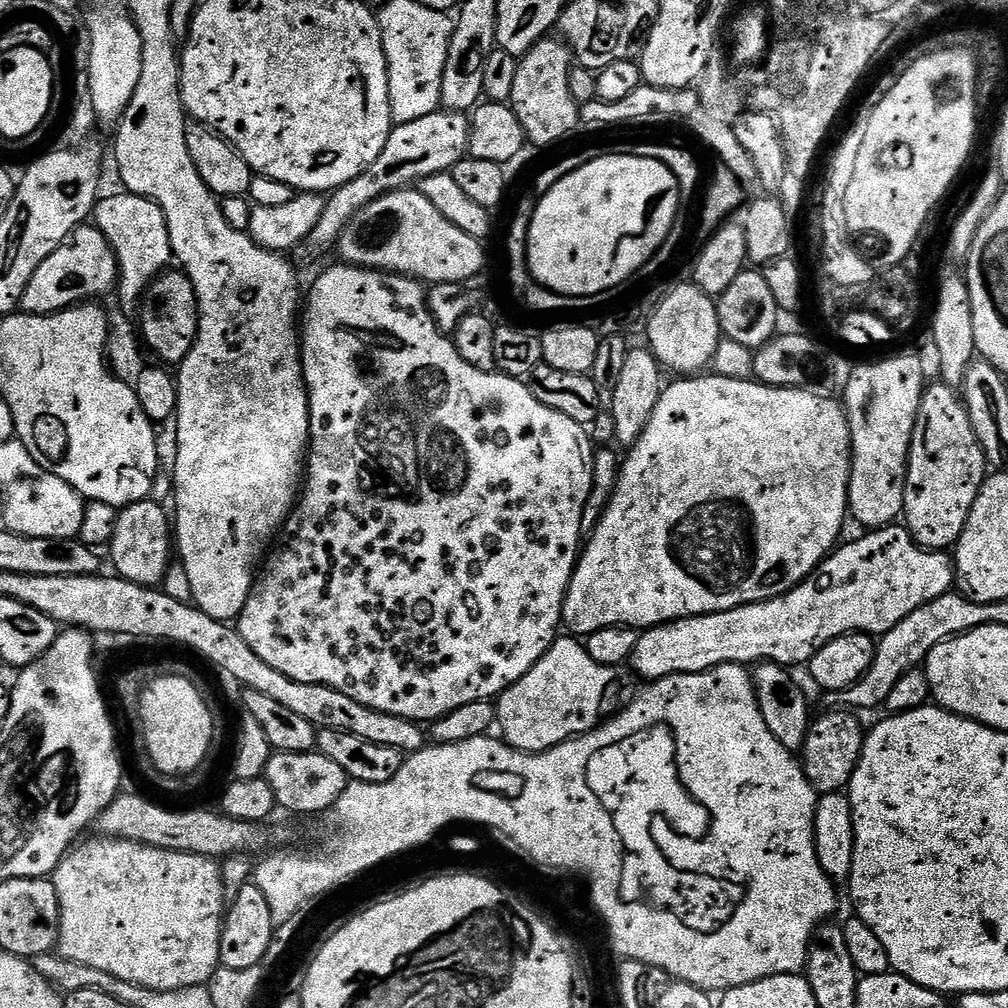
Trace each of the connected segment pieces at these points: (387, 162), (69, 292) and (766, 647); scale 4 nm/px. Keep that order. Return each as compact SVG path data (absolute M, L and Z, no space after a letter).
M437 110L418 118L414 122L397 124L388 136L386 146L378 158L358 178L354 178L342 188L327 197L322 218L318 218L318 226L308 236L306 248L314 255L320 256L337 247L340 235L356 213L361 212L370 202L387 192L399 192L425 180L427 176L438 176L447 173L468 155L469 117L463 112Z
M85 222L74 229L34 270L34 278L26 286L20 298L20 308L33 316L51 316L53 312L63 312L85 302L95 301L96 296L104 296L117 287L119 266L116 262L115 251L99 229Z
M899 523L890 524L886 528L868 530L863 535L864 537L861 540L852 540L849 544L841 543L839 547L833 550L816 567L815 572L803 584L799 584L797 588L791 588L786 594L775 596L773 600L763 600L757 604L738 606L734 610L715 612L709 616L683 616L680 620L672 620L669 624L656 624L652 628L641 631L636 643L636 649L630 661L630 668L633 668L644 679L644 682L655 682L667 676L705 672L711 668L717 668L720 664L756 666L761 662L771 662L781 666L793 666L792 664L807 665L811 661L812 656L818 654L818 650L822 650L822 646L826 646L826 642L830 642L834 638L845 636L851 632L866 632L873 638L885 636L890 630L894 630L894 626L898 626L898 622L902 622L902 618L906 618L906 614L914 614L914 610L918 610L918 606L926 606L926 602L934 602L934 598L942 598L942 594L953 591L956 583L956 570L953 557L947 551L924 548L909 534L907 528L901 526Z

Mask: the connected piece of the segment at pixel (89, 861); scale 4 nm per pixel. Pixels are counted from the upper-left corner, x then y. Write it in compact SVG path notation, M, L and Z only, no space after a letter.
M95 838L89 844L81 843L73 847L68 855L60 861L50 879L56 887L58 906L60 907L60 943L58 952L65 960L93 967L120 978L122 982L136 984L154 991L172 991L184 987L207 985L220 963L220 925L226 911L224 887L220 877L220 866L215 859L206 856L195 856L189 852L171 852L165 848L151 848L145 844L135 844L129 840Z

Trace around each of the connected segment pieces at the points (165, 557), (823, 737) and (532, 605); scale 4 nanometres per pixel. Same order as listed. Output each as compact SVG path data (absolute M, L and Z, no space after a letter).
M149 498L140 500L137 504L130 504L127 508L121 508L116 513L116 525L110 543L107 545L106 551L112 555L112 564L115 575L122 580L129 580L135 584L143 584L145 586L159 585L159 580L168 572L168 563L172 560L172 552L174 554L174 524L164 513L164 508L160 504L155 504L155 499Z
M828 710L825 716L817 720L815 717L809 723L808 737L802 749L802 767L817 794L844 792L852 781L866 735L866 728L852 716L855 715L848 710Z
M336 262L333 268L326 269L313 282L312 293L309 296L307 293L306 296L306 304L307 300L308 313L305 316L303 313L302 316L302 363L304 385L308 388L310 429L310 447L306 452L306 479L302 484L302 495L279 533L278 543L267 553L255 577L250 594L244 603L244 609L240 611L238 617L238 630L242 638L246 638L250 650L254 650L254 654L258 654L258 658L262 658L266 666L274 666L274 670L286 674L286 678L294 678L294 682L325 684L334 690L342 690L342 694L350 694L354 702L362 702L362 706L370 706L374 710L394 714L398 718L431 722L450 714L450 710L458 710L458 706L499 697L500 693L505 692L514 682L518 682L518 678L525 676L539 662L542 654L546 654L548 647L556 641L558 629L561 627L564 618L564 595L568 593L572 571L575 570L576 561L582 551L582 514L592 493L594 445L589 429L574 422L574 418L566 418L566 414L558 414L558 410L550 410L550 406L542 406L542 402L534 398L534 394L528 389L524 380L501 378L495 371L483 372L470 366L470 362L466 362L466 358L458 354L455 343L441 332L440 327L434 322L432 312L428 309L425 285L419 280L413 280L411 276L397 276L378 272L375 268L356 268L352 264Z

